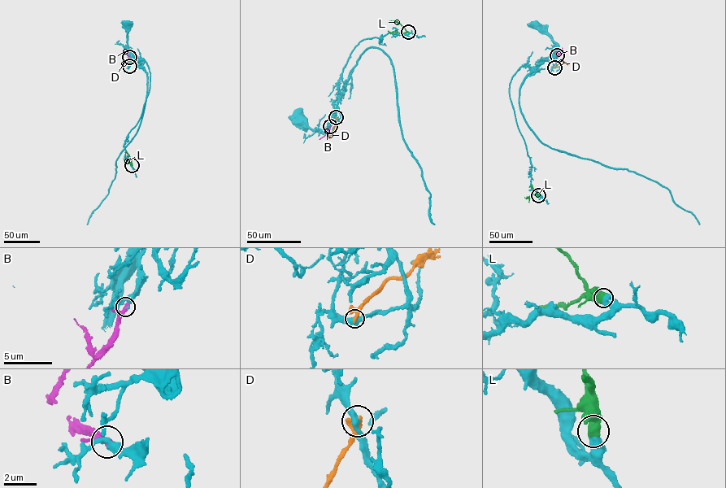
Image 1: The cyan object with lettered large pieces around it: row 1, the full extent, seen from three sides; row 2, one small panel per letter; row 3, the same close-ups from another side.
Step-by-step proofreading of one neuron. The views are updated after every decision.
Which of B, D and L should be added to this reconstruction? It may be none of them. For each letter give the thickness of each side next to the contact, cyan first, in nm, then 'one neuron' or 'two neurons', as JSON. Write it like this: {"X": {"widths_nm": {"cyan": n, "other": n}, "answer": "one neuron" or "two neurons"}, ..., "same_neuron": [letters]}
{"B": {"widths_nm": {"cyan": 200, "other": 240}, "answer": "one neuron"}, "D": {"widths_nm": {"cyan": 420, "other": 240}, "answer": "two neurons"}, "L": {"widths_nm": {"cyan": 600, "other": 650}, "answer": "two neurons"}, "same_neuron": ["B"]}

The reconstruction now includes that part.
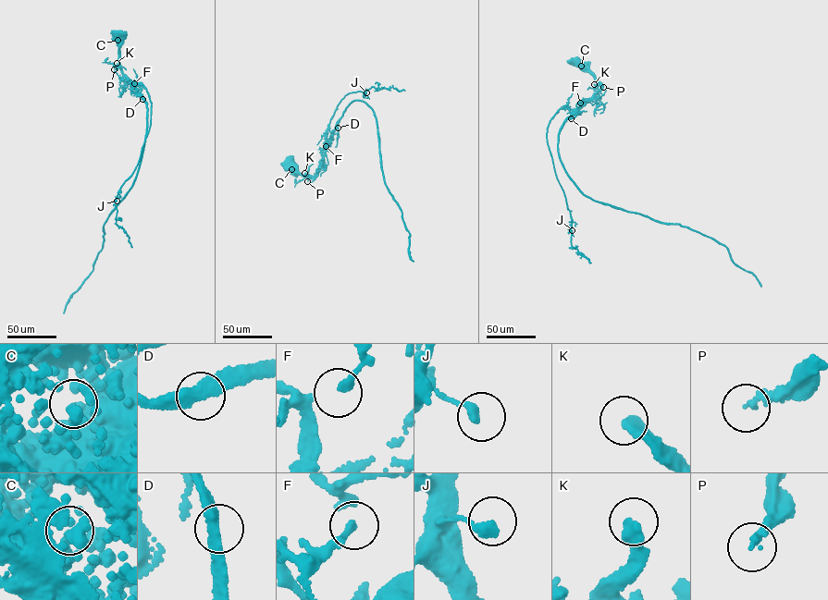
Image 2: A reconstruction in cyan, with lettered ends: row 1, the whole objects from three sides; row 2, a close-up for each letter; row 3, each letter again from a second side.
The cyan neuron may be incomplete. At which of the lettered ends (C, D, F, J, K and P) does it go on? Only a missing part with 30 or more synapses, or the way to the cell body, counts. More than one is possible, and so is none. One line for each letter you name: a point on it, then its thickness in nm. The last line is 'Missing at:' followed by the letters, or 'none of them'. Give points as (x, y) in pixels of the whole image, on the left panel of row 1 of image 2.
K: Place: (117, 63). Thickness 400 nm
P: Place: (114, 69). Thickness 200 nm
Missing at: K, P

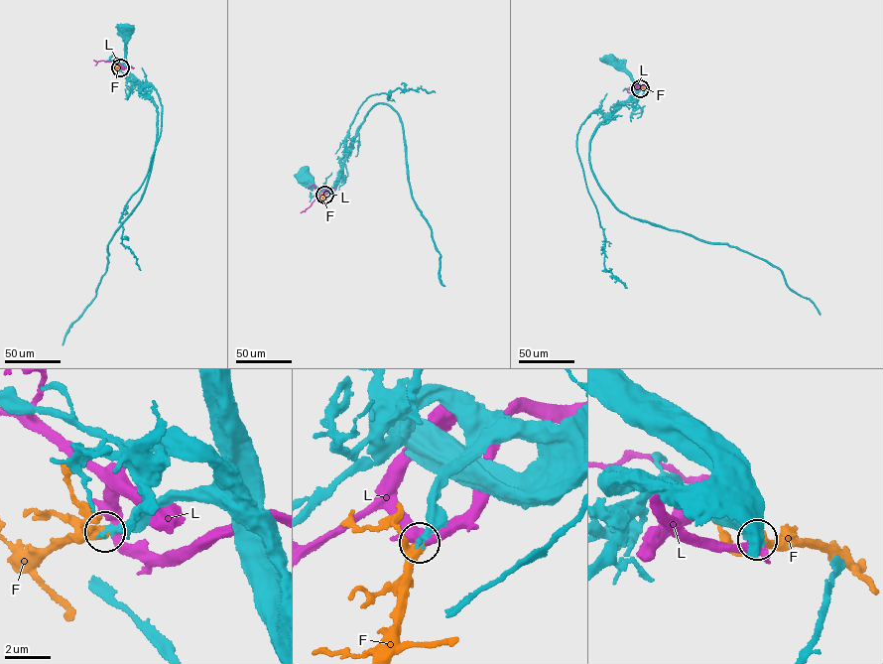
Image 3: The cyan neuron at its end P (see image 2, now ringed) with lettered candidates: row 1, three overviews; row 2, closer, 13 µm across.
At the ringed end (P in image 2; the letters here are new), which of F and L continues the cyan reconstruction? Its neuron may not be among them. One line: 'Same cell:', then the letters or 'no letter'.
Same cell: F

